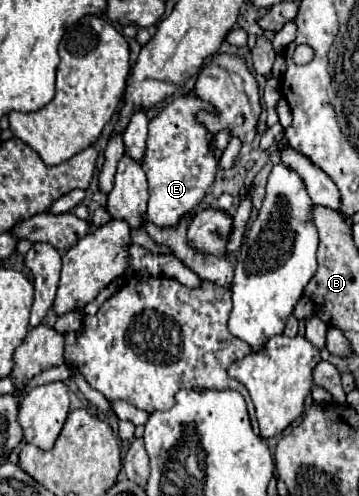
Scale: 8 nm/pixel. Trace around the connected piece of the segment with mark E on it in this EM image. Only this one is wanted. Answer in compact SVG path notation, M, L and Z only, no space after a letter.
M194 94L174 98L150 124L148 124L148 146L142 168L148 176L148 212L146 220L160 226L172 228L178 222L196 212L200 200L206 196L214 182L218 162L208 148L208 132L196 122L196 112L206 108Z

